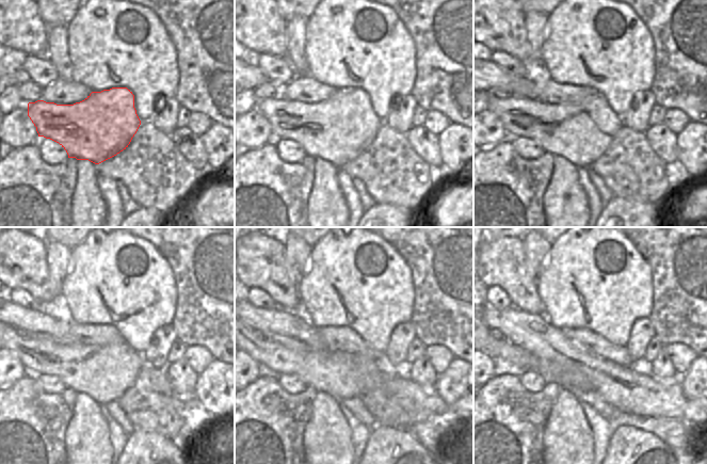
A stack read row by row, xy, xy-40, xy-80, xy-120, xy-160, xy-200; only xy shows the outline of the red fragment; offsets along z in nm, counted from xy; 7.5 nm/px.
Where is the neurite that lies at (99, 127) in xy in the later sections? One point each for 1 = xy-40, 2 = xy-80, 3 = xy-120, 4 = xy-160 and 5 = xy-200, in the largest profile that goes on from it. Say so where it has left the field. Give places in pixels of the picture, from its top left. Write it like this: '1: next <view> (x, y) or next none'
1: next xy-40 (339, 129)
2: next xy-80 (580, 132)
3: next xy-120 (105, 373)
4: next xy-160 (336, 373)
5: next xy-200 (567, 377)

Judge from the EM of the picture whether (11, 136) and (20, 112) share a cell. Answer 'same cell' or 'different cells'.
same cell

